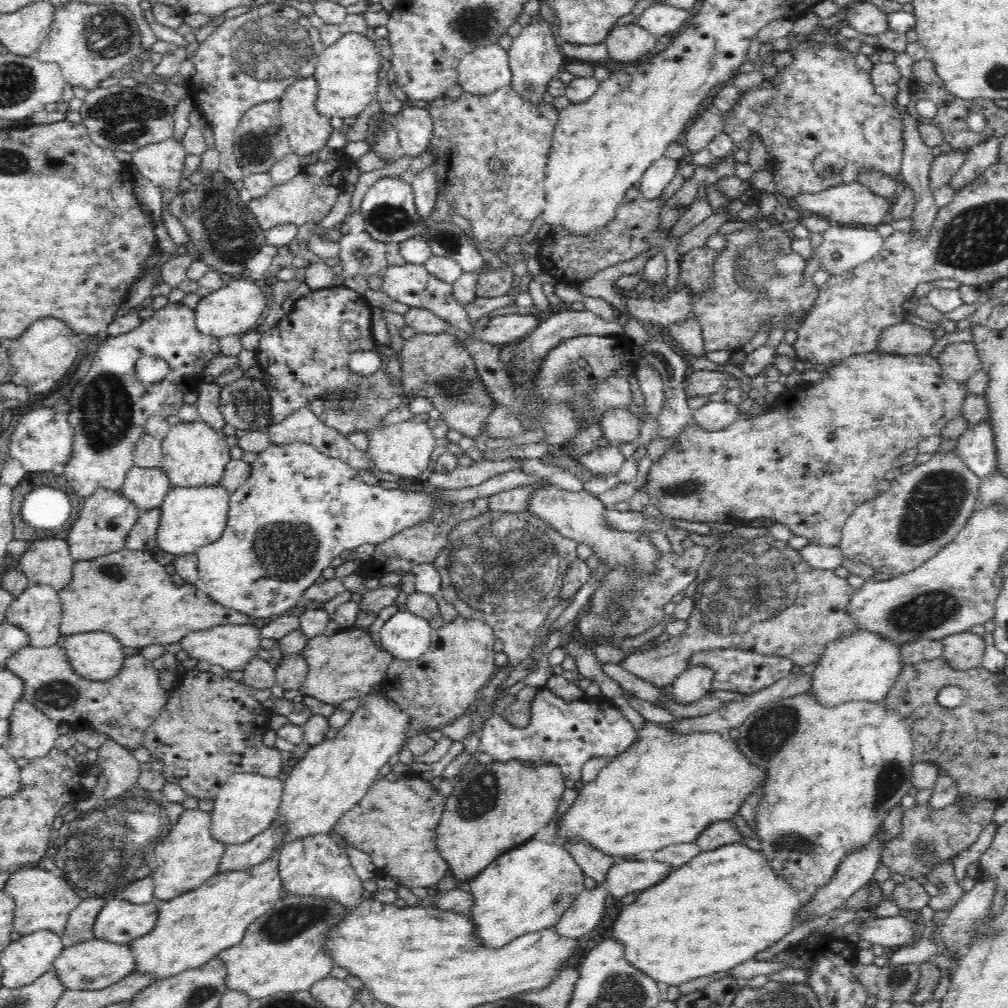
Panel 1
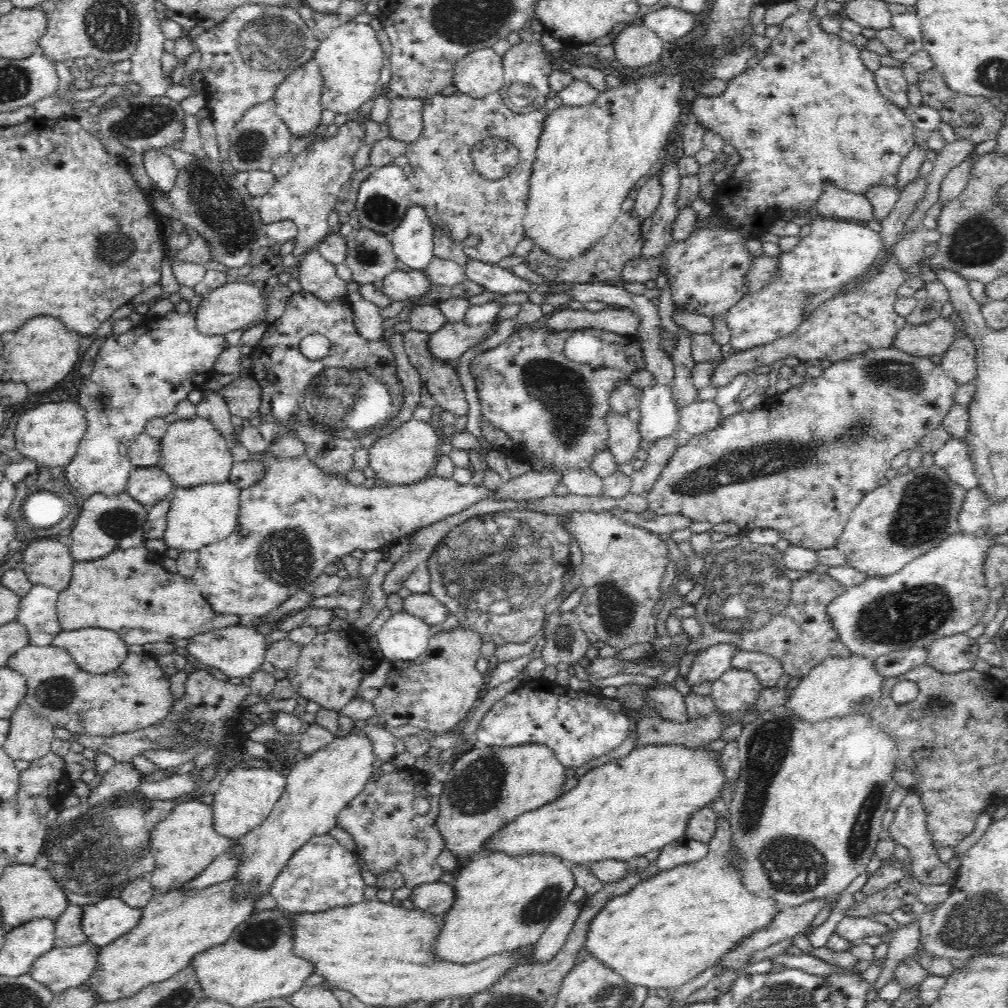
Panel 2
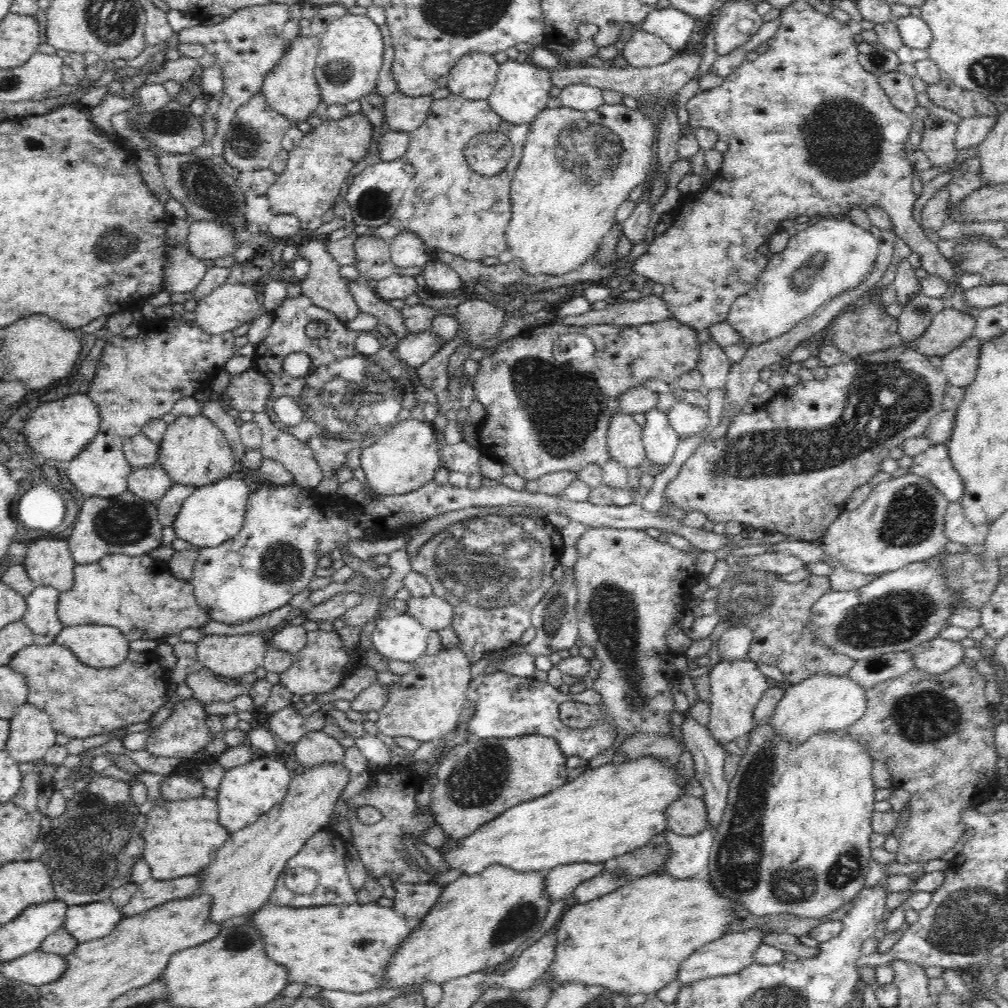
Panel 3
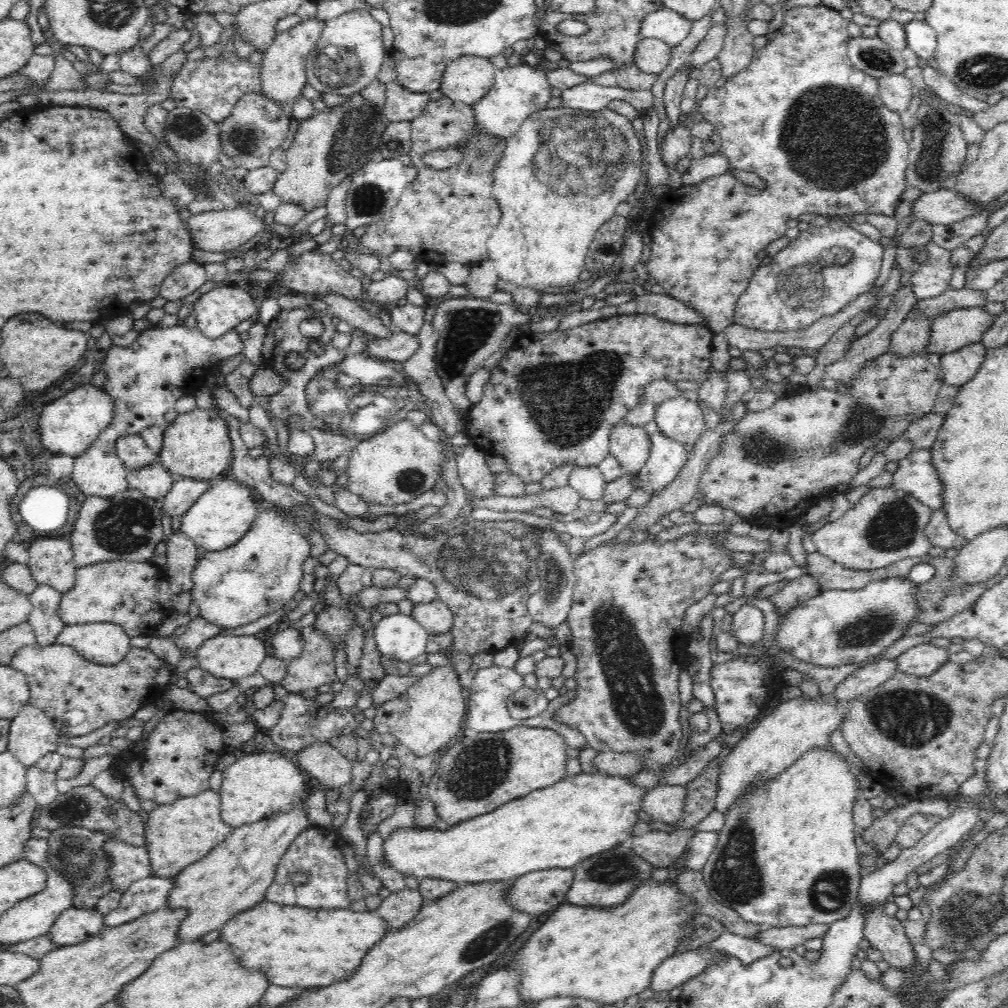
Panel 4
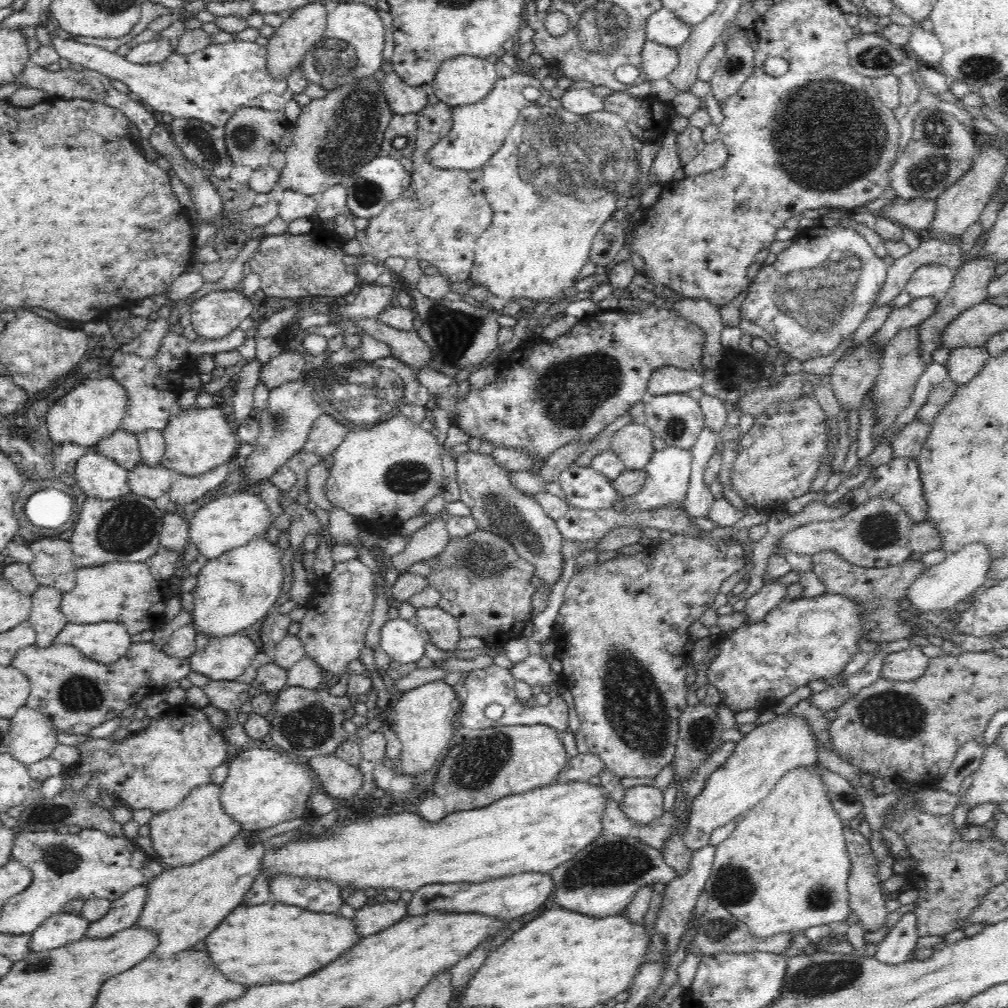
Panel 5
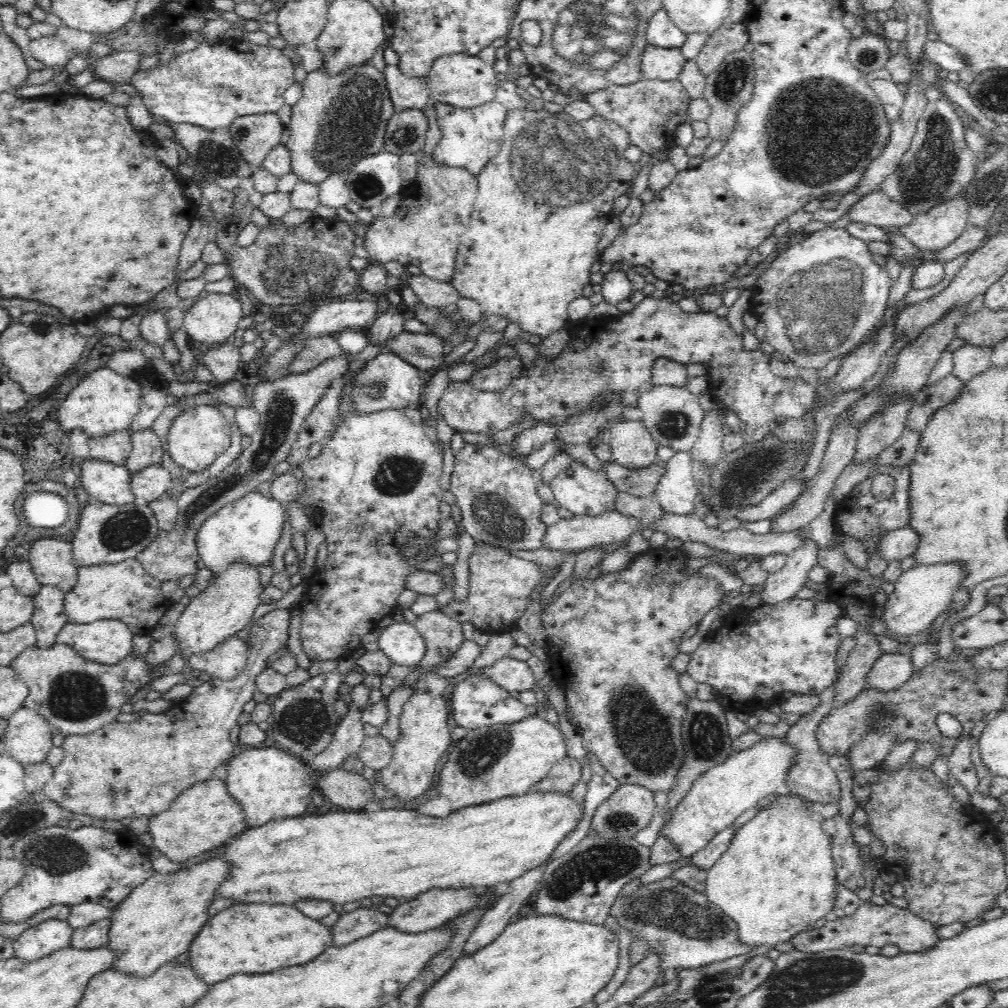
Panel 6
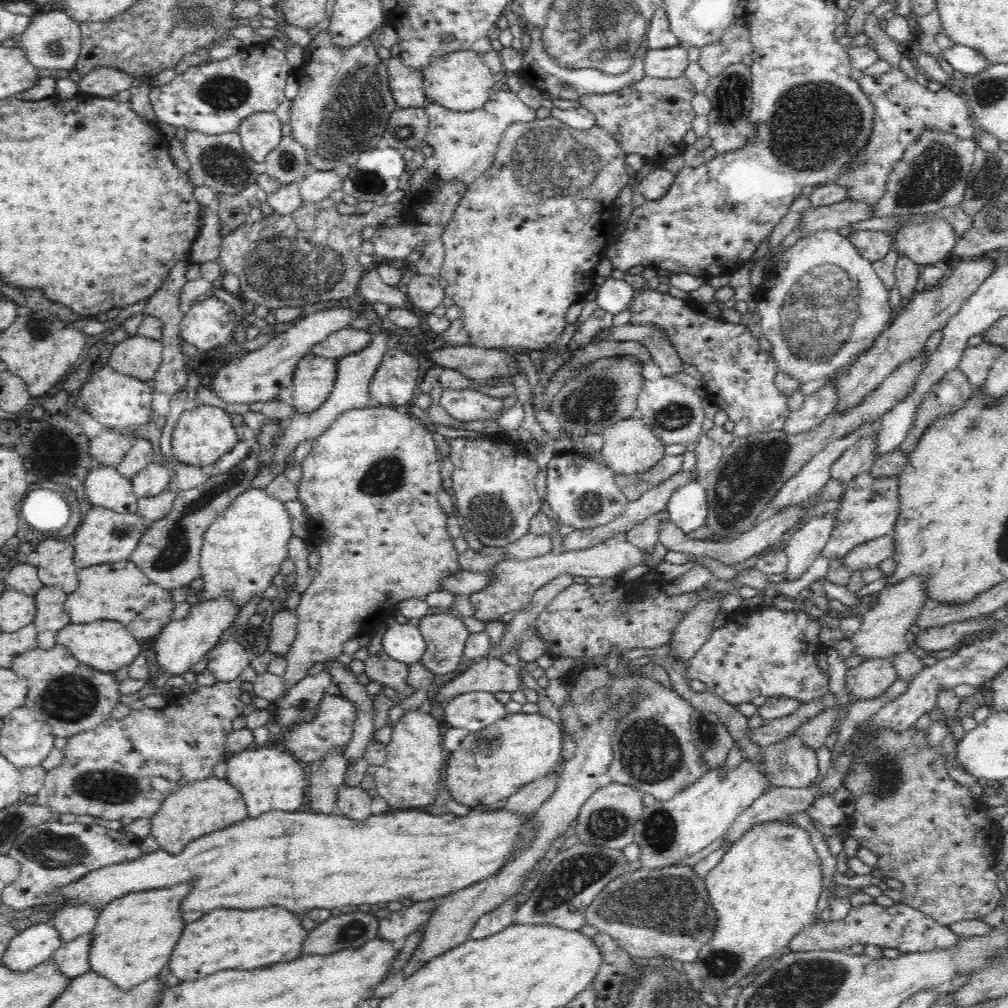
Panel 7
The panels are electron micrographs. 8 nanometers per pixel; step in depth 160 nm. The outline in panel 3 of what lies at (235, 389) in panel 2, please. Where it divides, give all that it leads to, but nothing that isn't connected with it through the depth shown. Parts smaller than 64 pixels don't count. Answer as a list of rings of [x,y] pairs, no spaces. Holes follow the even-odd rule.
[[[249,369],[242,374],[231,376],[228,389],[221,401],[236,410],[250,410],[254,413],[265,410],[273,385],[271,381],[256,369]]]

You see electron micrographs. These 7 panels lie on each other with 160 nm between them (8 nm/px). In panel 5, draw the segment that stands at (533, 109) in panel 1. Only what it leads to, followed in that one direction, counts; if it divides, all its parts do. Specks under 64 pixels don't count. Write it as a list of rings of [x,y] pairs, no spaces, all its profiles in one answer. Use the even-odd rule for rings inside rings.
[[[439,101],[435,105],[427,105],[418,113],[418,132],[411,156],[413,171],[409,187],[378,216],[372,217],[365,229],[357,230],[355,234],[360,241],[363,258],[375,262],[384,262],[391,256],[426,260],[430,266],[438,268],[450,283],[469,278],[477,240],[491,225],[493,215],[492,207],[485,199],[482,169],[441,169],[429,166],[426,160],[428,150],[450,132],[454,123],[452,112],[454,108]]]

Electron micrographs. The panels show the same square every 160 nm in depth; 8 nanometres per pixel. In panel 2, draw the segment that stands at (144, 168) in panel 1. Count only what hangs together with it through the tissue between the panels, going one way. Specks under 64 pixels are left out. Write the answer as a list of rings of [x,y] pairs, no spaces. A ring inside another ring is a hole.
[[[159,149],[143,152],[144,168],[158,190],[168,192],[176,182],[178,169],[172,159]]]

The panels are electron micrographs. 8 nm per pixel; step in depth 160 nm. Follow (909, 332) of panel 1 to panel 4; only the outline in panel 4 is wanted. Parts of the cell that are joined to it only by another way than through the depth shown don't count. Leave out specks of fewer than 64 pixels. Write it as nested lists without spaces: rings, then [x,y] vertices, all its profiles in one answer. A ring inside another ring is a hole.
[[[960,308],[941,314],[933,321],[928,354],[946,355],[970,344],[981,343],[995,316],[985,308]]]

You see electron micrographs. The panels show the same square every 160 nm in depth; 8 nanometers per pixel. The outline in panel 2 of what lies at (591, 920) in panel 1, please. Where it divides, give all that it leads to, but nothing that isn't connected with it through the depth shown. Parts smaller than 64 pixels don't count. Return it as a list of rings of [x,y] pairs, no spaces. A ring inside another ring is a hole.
[[[568,902],[564,905],[555,920],[552,920],[552,923],[546,928],[544,935],[529,946],[531,951],[529,960],[532,964],[544,964],[552,960],[557,952],[560,952],[576,924],[576,917],[581,913],[582,907],[582,902]]]

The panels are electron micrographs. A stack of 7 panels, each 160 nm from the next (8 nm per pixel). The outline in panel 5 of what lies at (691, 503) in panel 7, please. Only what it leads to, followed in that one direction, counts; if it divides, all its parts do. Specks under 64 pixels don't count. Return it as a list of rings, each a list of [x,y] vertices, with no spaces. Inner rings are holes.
[[[668,447],[662,451],[653,453],[650,463],[645,467],[646,484],[638,494],[632,496],[632,504],[624,507],[626,513],[637,510],[658,508],[660,506],[670,506],[684,502],[691,476],[691,465],[693,462],[692,450],[678,447]]]

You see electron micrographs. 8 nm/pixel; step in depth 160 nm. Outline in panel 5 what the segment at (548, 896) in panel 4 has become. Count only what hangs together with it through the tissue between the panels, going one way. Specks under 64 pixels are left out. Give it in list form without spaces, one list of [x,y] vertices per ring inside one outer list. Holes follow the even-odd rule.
[[[538,872],[512,874],[504,878],[488,882],[458,882],[450,884],[428,884],[413,892],[412,899],[407,902],[407,916],[422,916],[428,912],[479,912],[488,916],[496,916],[509,922],[523,914],[541,912],[544,902],[554,892],[554,881],[550,875]]]

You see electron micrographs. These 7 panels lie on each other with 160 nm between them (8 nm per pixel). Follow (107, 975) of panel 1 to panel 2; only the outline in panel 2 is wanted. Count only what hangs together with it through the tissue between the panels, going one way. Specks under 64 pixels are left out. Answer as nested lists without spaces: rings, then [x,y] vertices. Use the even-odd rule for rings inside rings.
[[[94,944],[54,947],[36,958],[27,973],[54,993],[79,987],[95,974],[97,948]]]

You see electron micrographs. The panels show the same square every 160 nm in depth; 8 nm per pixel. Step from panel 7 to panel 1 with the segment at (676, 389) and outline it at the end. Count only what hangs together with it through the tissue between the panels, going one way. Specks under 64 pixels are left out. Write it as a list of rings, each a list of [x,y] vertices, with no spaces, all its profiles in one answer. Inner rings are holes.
[[[723,399],[708,401],[706,405],[700,406],[693,411],[694,423],[708,432],[719,431],[738,420],[741,411],[734,404]]]

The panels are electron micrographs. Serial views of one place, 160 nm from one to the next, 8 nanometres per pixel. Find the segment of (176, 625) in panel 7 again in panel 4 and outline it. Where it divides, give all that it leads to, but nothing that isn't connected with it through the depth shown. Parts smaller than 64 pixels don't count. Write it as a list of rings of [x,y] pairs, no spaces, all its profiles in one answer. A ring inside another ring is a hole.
[[[267,504],[260,505],[260,512],[258,512],[258,516],[256,516],[252,528],[250,528],[250,530],[248,530],[248,532],[246,532],[236,544],[232,544],[232,546],[224,548],[224,550],[214,552],[208,551],[204,557],[197,562],[194,570],[192,570],[193,586],[190,592],[192,600],[198,605],[200,617],[205,618],[210,624],[216,624],[222,628],[238,628],[238,626],[254,622],[255,620],[258,620],[258,618],[266,616],[266,614],[280,610],[280,608],[282,608],[287,602],[294,599],[295,594],[300,590],[300,580],[302,580],[302,575],[304,574],[304,571],[302,571],[302,563],[311,558],[310,543],[308,536],[304,537],[302,533],[300,533],[300,529],[297,529],[294,521],[291,522],[282,517],[283,513],[288,514],[288,512],[283,512],[283,510],[275,508],[275,506]]]

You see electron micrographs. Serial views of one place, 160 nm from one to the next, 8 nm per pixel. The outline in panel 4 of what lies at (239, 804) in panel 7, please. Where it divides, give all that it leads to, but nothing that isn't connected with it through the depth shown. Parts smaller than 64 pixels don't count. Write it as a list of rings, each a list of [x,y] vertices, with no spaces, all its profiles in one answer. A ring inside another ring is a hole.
[[[212,790],[171,804],[159,805],[148,815],[148,822],[145,824],[146,849],[154,876],[158,878],[174,877],[184,871],[184,868],[203,860],[235,830],[223,822],[221,797]]]

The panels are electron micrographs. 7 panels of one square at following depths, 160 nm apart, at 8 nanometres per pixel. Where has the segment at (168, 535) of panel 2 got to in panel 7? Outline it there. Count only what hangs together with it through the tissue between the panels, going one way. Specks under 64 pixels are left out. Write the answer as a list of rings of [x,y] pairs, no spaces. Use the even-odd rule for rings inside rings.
[[[265,489],[244,492],[224,510],[206,529],[200,555],[202,594],[199,601],[212,601],[232,597],[238,609],[248,605],[254,597],[261,596],[280,572],[280,564],[288,558],[288,542],[293,536],[293,524],[285,503],[270,496]]]

